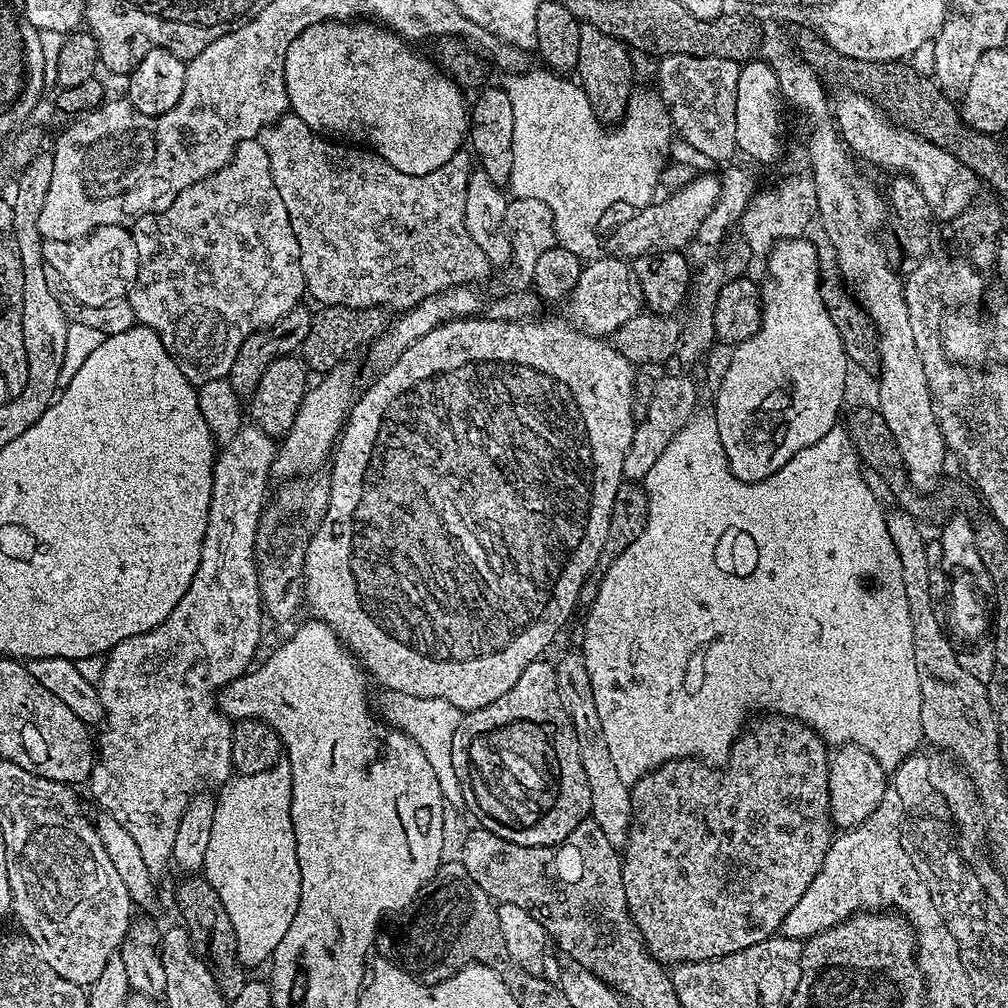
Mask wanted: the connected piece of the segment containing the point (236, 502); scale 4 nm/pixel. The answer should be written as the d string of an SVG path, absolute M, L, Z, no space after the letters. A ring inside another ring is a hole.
M248 422L241 426L238 434L234 434L234 438L229 444L223 445L219 449L216 463L212 466L210 514L206 518L206 534L202 542L202 554L198 562L198 570L194 574L186 594L182 594L182 602L178 602L178 606L174 606L174 610L170 610L170 614L154 630L118 642L118 646L114 646L104 660L104 669L98 681L98 691L104 711L103 727L99 729L101 732L100 740L98 736L98 759L93 763L92 774L88 777L86 784L87 787L92 787L93 798L104 807L101 809L107 815L115 818L128 831L130 838L134 838L134 842L138 844L138 850L142 854L142 862L146 862L146 866L153 874L160 874L164 867L169 867L172 847L174 846L174 834L178 834L178 822L193 796L203 789L200 787L204 783L223 786L234 776L232 767L233 721L229 720L214 703L214 694L219 693L220 689L225 688L230 682L234 682L234 678L238 678L249 671L257 659L257 657L255 658L256 651L260 648L262 605L260 603L260 576L256 573L256 531L260 525L260 516L264 513L266 497L269 495L268 480L270 481L272 476L272 463L276 457L277 447L277 441L273 437L268 436L256 424Z

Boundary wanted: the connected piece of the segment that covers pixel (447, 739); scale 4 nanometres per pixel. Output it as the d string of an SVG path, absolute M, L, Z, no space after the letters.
M389 688L377 691L374 696L374 708L385 724L404 732L418 744L418 750L426 754L426 762L434 770L434 778L438 778L438 786L442 790L447 811L456 816L464 816L468 811L462 798L462 785L458 783L458 774L454 774L454 730L460 725L461 710L454 702L446 702L446 698L418 698L414 694L402 694Z

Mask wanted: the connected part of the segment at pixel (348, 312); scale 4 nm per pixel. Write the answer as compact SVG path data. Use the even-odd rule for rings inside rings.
M329 304L313 311L310 334L306 334L306 342L302 342L298 356L309 373L329 372L345 363L349 359L348 355L358 351L363 344L368 344L371 340L379 341L389 324L389 317L383 308L347 308Z

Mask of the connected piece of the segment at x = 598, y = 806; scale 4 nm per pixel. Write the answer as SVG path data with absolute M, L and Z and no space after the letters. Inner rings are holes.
M579 651L566 653L561 660L555 661L555 666L558 698L562 698L566 714L570 714L570 722L578 738L578 755L582 758L582 770L586 770L586 782L590 786L591 818L617 850L623 849L632 821L632 793L630 786L622 782L622 777L618 775L618 769L614 767L610 750L606 746L606 738L602 738L602 721L598 718L598 706L594 706L590 670L586 670L586 662Z

